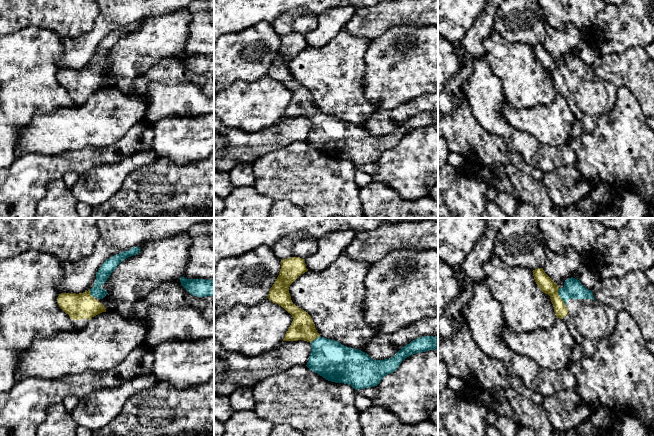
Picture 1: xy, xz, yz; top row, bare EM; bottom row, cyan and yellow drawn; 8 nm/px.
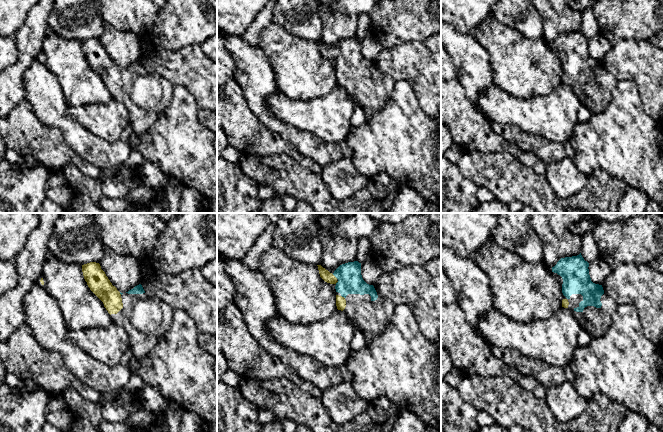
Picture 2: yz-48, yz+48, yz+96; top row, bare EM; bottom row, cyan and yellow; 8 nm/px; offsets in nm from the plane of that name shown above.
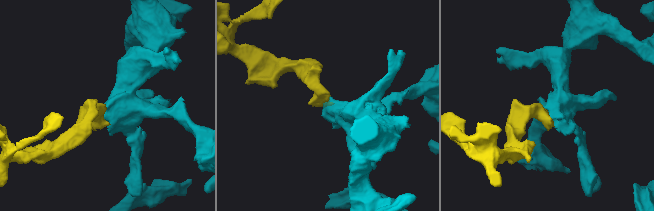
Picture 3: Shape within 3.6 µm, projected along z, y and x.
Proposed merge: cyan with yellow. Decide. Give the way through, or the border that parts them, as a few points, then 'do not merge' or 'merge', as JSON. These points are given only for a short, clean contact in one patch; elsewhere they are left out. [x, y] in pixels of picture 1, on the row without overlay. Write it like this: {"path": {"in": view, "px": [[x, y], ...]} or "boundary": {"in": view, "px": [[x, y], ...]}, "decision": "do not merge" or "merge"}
{"path": {"in": "yz", "px": [[573, 65], [560, 72], [545, 59]]}, "decision": "merge"}

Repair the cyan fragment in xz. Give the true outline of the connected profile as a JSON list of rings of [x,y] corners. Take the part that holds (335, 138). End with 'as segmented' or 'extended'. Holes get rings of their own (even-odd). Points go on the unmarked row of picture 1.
[[[300,33],[281,36],[279,51],[267,74],[292,91],[293,97],[283,117],[310,118],[312,126],[306,142],[326,156],[349,160],[355,166],[375,163],[407,133],[438,125],[438,112],[423,112],[402,123],[390,135],[374,136],[361,126],[321,113],[311,92],[292,78],[289,69],[290,61],[307,47]]]; extended

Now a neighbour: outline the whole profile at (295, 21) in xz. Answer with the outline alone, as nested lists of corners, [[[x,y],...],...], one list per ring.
[[[293,9],[279,15],[271,25],[280,36],[291,33],[305,35],[316,29],[318,25],[318,17],[312,13],[303,11],[302,9]]]

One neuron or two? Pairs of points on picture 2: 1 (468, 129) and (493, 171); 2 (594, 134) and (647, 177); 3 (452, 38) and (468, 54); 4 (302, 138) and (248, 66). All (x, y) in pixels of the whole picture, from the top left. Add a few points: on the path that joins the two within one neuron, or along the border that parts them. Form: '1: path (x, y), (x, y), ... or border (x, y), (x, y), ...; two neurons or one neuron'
1: border (491, 152), (507, 153); two neurons
2: path (606, 141), (610, 141), (634, 164); one neuron
3: path (456, 42), (464, 50); one neuron
4: path (281, 128), (261, 111), (256, 101), (256, 87); one neuron

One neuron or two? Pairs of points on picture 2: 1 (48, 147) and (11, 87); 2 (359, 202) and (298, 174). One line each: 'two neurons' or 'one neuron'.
1: two neurons
2: one neuron

